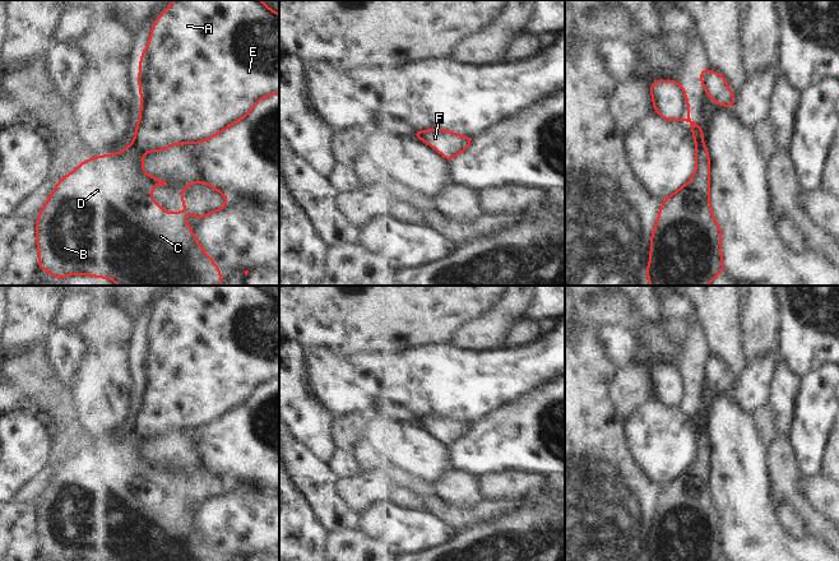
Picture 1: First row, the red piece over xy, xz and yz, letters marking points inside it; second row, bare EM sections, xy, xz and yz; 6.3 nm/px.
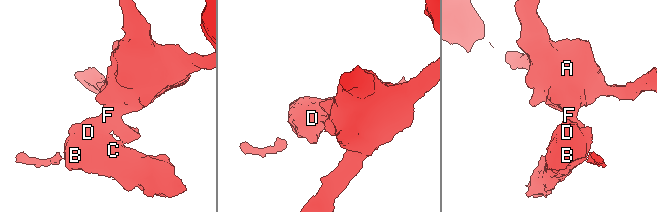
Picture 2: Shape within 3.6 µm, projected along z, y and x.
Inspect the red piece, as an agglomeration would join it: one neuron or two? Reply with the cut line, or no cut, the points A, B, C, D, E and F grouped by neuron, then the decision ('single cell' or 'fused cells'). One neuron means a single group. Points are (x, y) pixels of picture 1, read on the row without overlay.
xy (134, 427), (143, 437) | A E F / B C D | fused cells

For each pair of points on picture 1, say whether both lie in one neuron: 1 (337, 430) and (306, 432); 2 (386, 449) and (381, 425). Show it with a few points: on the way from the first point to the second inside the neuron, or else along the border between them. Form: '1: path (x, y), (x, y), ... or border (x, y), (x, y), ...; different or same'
1: border (333, 417), (329, 425), (329, 437), (337, 449); different
2: path (386, 443), (386, 434), (384, 431); same

